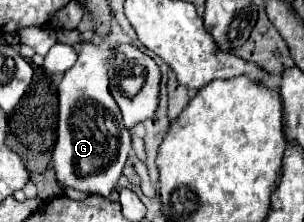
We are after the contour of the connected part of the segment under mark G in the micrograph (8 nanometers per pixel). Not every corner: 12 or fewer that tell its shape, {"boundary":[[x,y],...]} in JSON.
{"boundary":[[84,42],[58,84],[56,180],[108,196],[132,150],[106,64]]}

